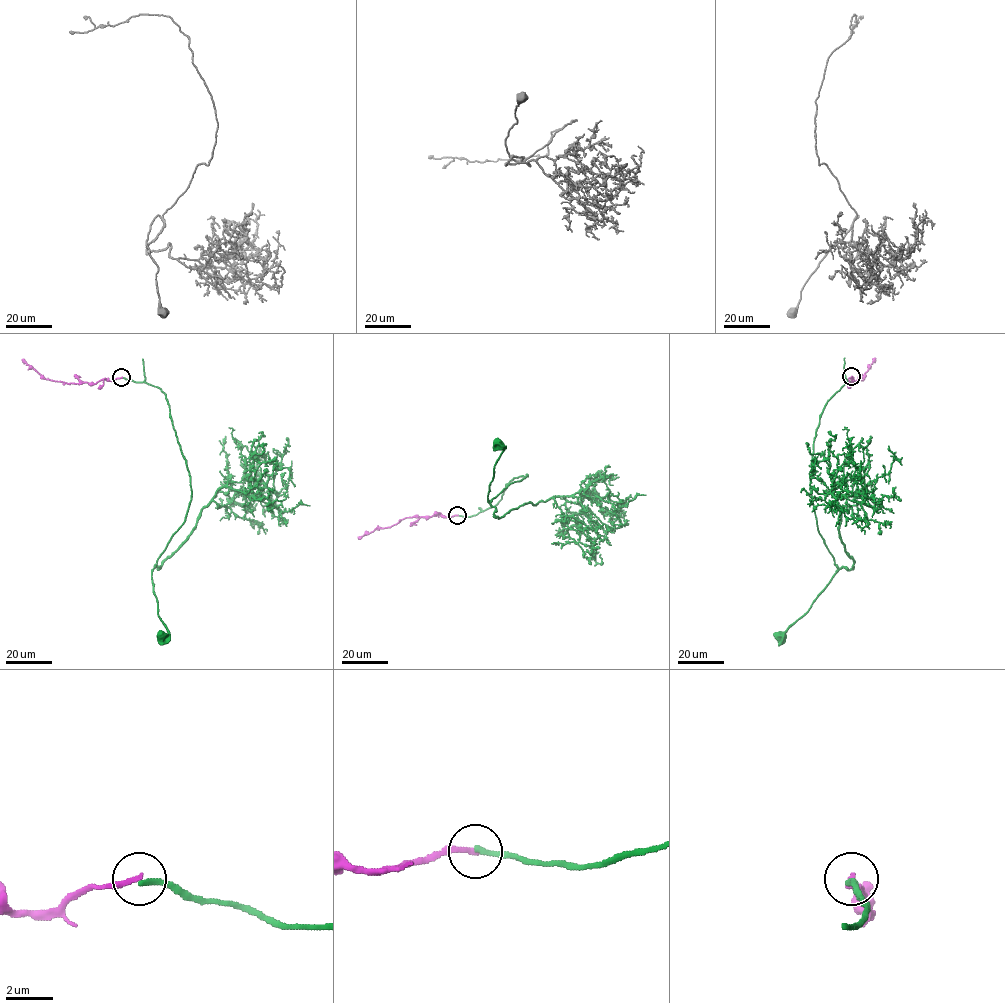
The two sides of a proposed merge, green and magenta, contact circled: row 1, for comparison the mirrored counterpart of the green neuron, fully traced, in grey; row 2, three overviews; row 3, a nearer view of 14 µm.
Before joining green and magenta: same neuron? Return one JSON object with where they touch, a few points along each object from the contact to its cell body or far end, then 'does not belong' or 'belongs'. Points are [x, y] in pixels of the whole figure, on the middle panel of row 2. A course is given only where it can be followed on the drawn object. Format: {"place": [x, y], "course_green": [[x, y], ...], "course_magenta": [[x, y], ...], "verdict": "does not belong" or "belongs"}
{"place": [457, 515], "course_green": [[458, 515], [469, 517], [493, 506], [511, 480], [527, 475], [489, 502], [493, 468], [504, 449], [496, 444]], "course_magenta": [[458, 515], [407, 517], [390, 527], [377, 528], [358, 537]], "verdict": "does not belong"}

